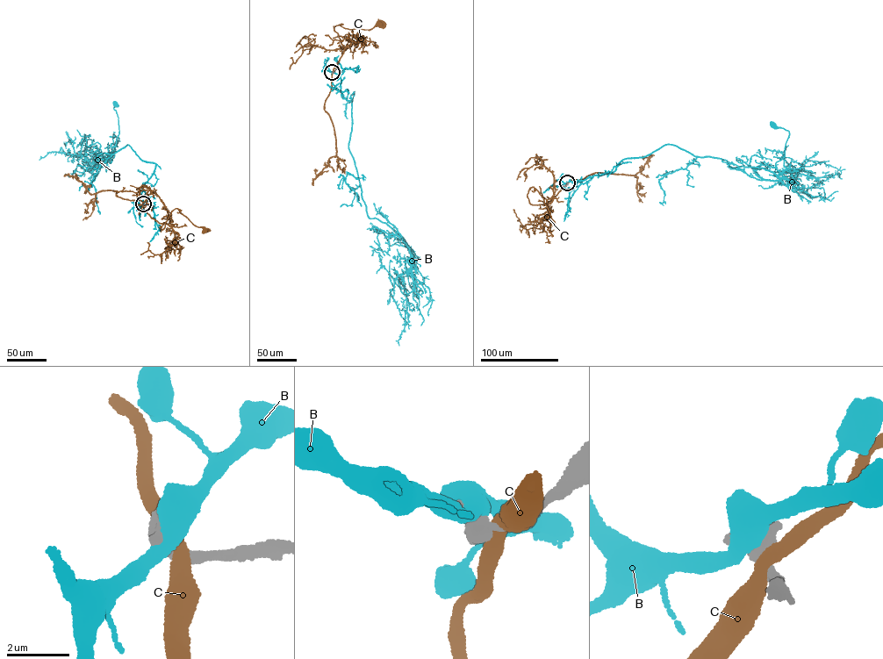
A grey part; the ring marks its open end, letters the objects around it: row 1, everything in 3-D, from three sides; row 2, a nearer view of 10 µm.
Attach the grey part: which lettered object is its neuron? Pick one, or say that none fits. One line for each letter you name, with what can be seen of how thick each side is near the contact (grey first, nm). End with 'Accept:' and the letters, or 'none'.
Accept: none

